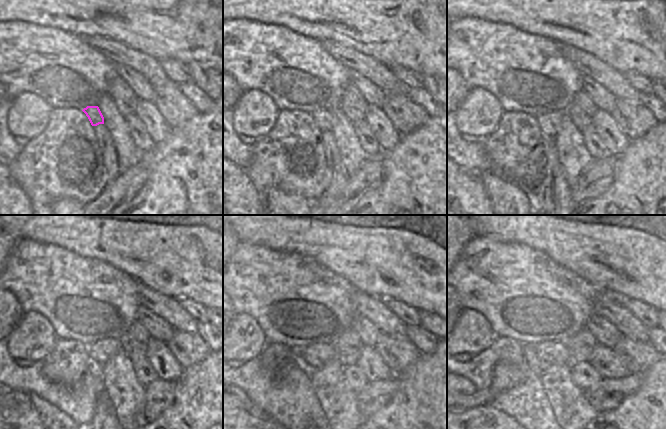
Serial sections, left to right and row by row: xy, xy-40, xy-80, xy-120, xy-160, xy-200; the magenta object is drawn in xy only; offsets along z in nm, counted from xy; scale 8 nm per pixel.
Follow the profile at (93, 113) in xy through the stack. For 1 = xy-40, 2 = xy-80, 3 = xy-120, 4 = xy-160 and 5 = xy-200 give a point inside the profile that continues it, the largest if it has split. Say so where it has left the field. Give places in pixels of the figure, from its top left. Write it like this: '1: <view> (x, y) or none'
1: xy-40 (323, 119)
2: xy-80 (550, 123)
3: xy-120 (102, 350)
4: xy-160 (316, 355)
5: xy-200 (541, 356)

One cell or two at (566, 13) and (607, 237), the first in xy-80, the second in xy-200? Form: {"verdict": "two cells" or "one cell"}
{"verdict": "one cell"}

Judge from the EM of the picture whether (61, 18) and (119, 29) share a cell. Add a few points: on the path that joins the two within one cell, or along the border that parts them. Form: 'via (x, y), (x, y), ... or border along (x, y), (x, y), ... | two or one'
via (75, 21), (92, 22), (99, 27), (105, 27) | one

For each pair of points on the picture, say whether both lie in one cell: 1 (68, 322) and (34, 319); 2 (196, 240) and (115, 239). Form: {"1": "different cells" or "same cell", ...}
{"1": "different cells", "2": "same cell"}

